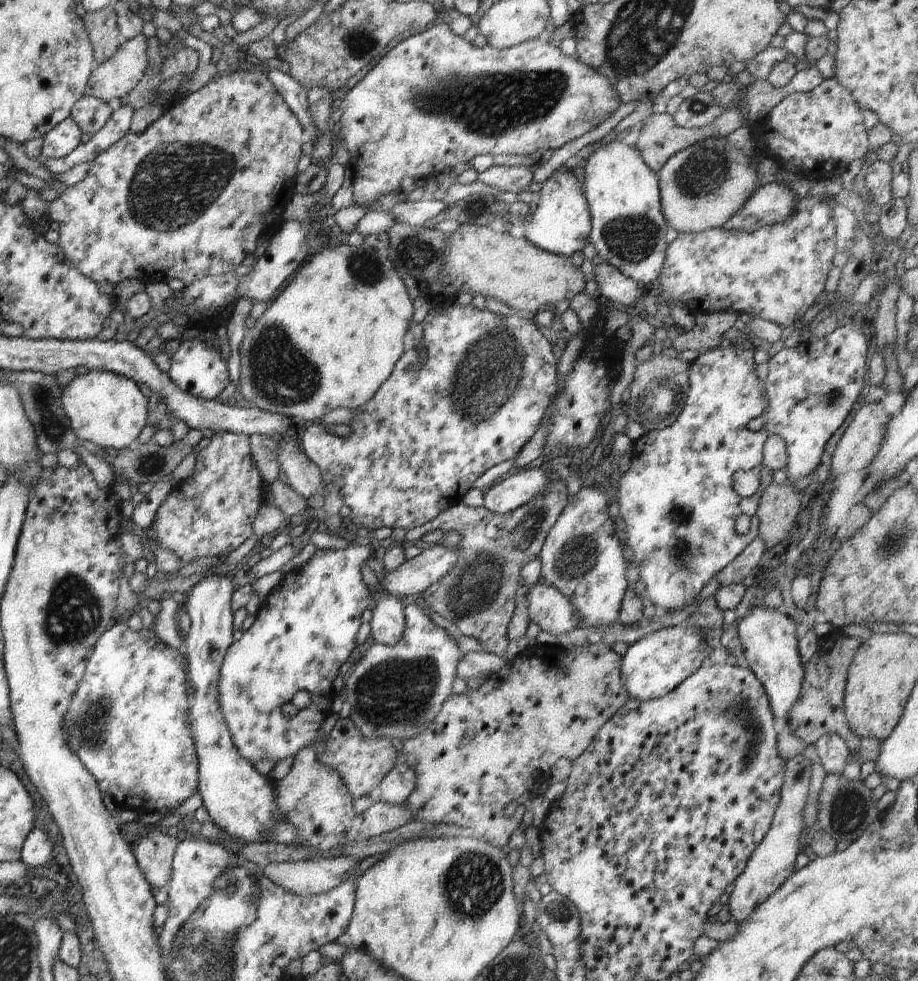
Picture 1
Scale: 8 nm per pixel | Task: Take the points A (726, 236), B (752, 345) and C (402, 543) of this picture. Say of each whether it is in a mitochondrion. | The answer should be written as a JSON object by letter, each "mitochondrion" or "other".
{"A":"other","B":"other","C":"other"}

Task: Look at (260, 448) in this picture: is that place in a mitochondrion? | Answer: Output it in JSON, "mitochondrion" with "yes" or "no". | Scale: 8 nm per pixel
{"mitochondrion":"no"}

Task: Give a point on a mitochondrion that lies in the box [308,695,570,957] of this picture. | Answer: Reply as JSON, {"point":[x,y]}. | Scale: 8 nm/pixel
{"point":[473,882]}

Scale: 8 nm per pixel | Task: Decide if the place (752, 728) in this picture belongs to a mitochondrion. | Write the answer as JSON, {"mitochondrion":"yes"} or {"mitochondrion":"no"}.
{"mitochondrion":"yes"}

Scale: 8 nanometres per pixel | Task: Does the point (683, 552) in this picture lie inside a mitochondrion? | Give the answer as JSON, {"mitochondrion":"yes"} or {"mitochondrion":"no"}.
{"mitochondrion":"yes"}

